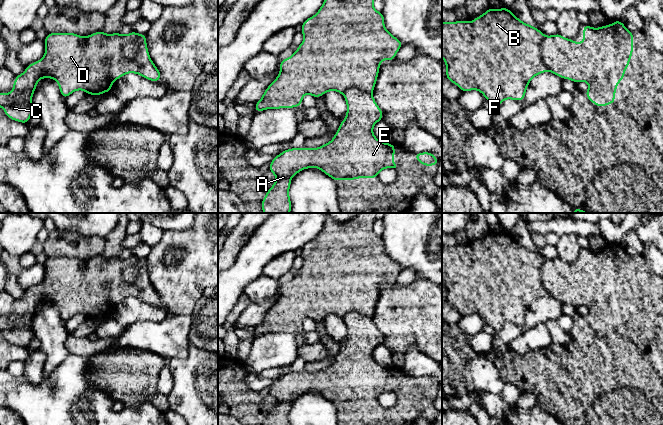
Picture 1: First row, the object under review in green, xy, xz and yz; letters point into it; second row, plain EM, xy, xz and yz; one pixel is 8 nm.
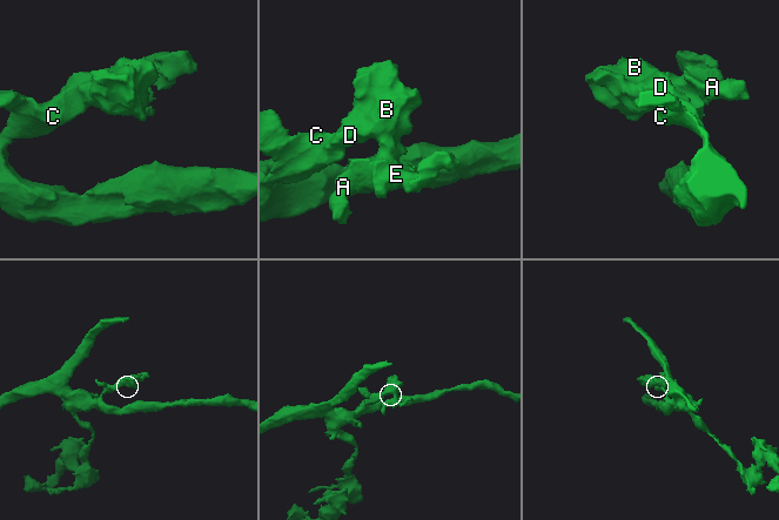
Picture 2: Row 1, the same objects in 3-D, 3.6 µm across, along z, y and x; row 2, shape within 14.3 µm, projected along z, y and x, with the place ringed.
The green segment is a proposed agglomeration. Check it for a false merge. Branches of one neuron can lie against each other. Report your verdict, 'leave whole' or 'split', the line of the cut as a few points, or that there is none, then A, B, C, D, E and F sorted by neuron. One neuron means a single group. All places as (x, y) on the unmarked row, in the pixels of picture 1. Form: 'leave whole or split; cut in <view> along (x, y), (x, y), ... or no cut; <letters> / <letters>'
split; cut in xy along (139, 269), (127, 267), (123, 272), (122, 279); A E / B C D F

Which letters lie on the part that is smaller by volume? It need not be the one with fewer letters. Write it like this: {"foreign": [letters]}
{"foreign": ["A", "E"]}

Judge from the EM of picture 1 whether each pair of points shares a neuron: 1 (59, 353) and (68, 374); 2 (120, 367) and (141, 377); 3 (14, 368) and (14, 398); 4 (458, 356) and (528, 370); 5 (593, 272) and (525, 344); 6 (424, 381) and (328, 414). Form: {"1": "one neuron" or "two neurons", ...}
{"1": "two neurons", "2": "one neuron", "3": "two neurons", "4": "two neurons", "5": "two neurons", "6": "two neurons"}

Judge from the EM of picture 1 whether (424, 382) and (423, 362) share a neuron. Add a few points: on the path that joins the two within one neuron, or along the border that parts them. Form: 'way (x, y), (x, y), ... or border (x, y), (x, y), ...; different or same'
border (401, 369), (407, 375), (430, 376); different

